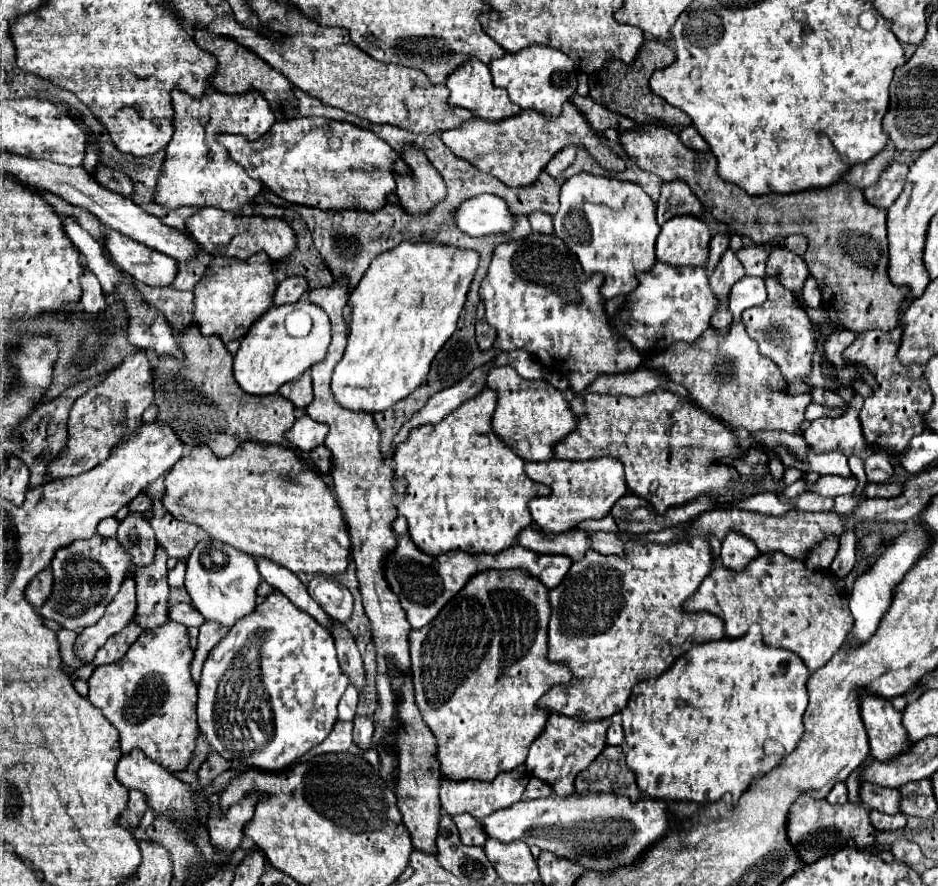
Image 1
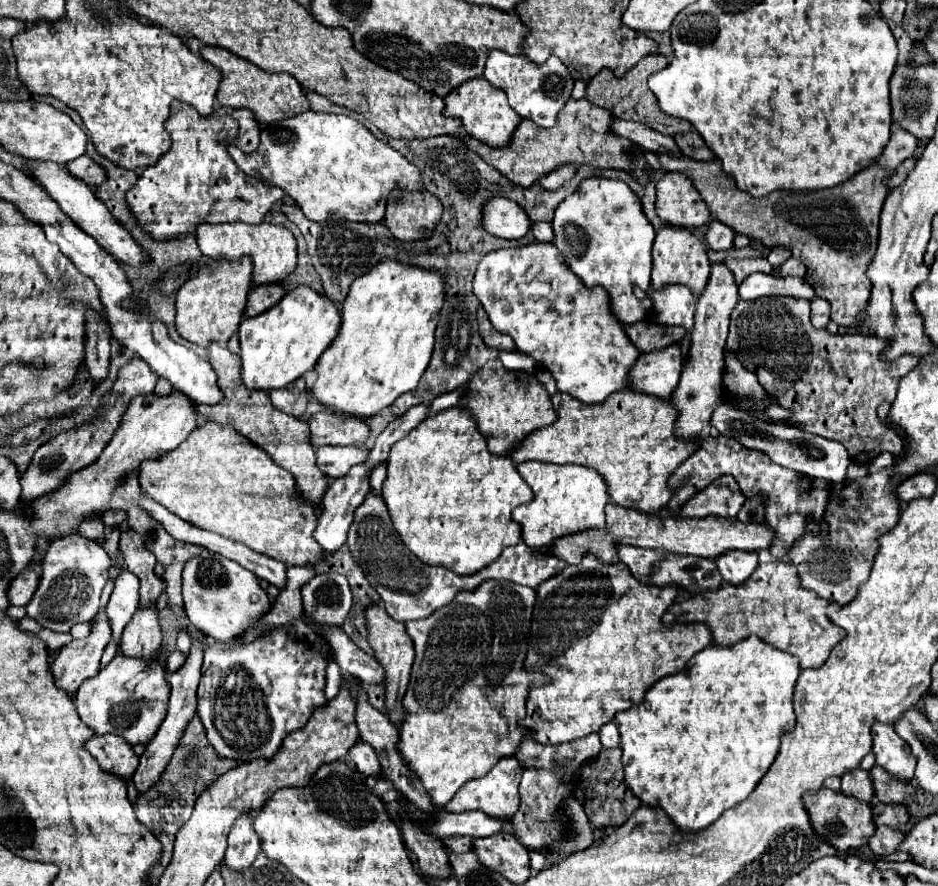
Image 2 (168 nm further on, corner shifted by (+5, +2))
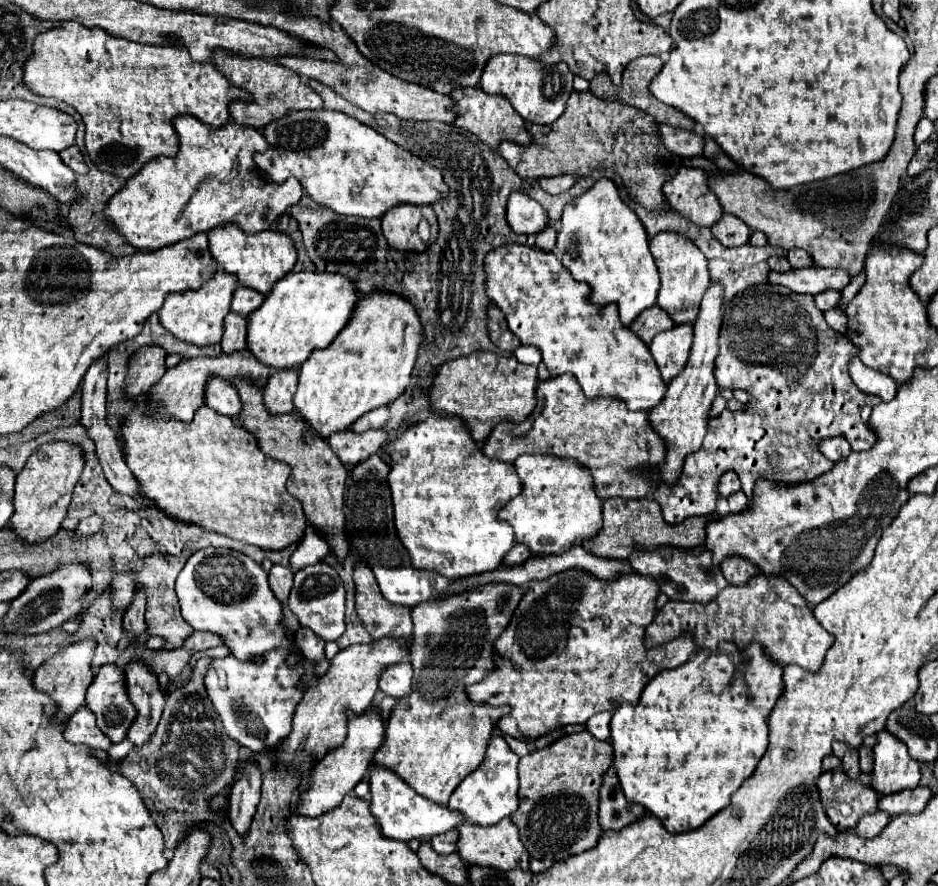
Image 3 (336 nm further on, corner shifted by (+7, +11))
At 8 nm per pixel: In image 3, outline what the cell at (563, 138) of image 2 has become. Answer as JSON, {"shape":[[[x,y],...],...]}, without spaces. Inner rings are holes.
{"shape":[[[572,91],[566,103],[566,109],[560,115],[560,119],[556,119],[556,123],[552,125],[528,123],[528,133],[534,139],[530,145],[524,147],[524,145],[504,141],[498,145],[498,153],[522,179],[540,179],[540,177],[554,177],[554,175],[564,175],[564,173],[580,177],[580,175],[590,175],[598,167],[612,169],[624,177],[624,185],[628,187],[630,197],[634,201],[642,203],[648,209],[664,209],[666,201],[662,195],[662,185],[670,175],[676,173],[676,169],[682,165],[682,159],[666,151],[658,135],[654,135],[656,131],[658,131],[658,123],[650,115],[646,115],[644,111],[632,105],[626,105],[620,101],[604,101],[600,97],[594,97],[590,91],[586,93]]]}

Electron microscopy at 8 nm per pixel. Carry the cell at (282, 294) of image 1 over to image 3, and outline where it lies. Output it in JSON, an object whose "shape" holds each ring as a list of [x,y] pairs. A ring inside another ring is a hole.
{"shape":[[[238,287],[234,291],[234,299],[232,299],[232,311],[238,313],[238,315],[244,315],[248,317],[252,311],[256,311],[262,301],[266,299],[266,295],[260,295],[258,291],[254,289],[248,289],[248,287]]]}

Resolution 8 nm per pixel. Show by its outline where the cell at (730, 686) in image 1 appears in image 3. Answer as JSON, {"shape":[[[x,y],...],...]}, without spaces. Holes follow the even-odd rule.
{"shape":[[[722,641],[718,645],[718,649],[714,649],[714,651],[700,649],[698,653],[692,655],[692,659],[688,659],[682,667],[676,667],[674,671],[668,671],[668,669],[660,671],[648,683],[648,687],[642,691],[638,705],[622,703],[622,707],[616,709],[616,713],[612,715],[612,747],[614,747],[614,765],[616,765],[618,779],[620,779],[620,785],[622,785],[622,791],[626,795],[628,803],[644,805],[646,811],[650,811],[654,817],[658,817],[670,833],[684,833],[684,831],[696,829],[702,823],[706,823],[712,815],[716,815],[720,809],[724,809],[730,803],[732,793],[738,791],[740,785],[754,773],[758,761],[766,753],[766,747],[768,747],[768,715],[770,715],[772,707],[776,705],[776,701],[782,697],[782,691],[784,691],[782,669],[784,667],[780,663],[776,663],[774,659],[770,659],[766,655],[764,647],[758,641],[750,643],[744,649],[738,649],[736,643]]]}

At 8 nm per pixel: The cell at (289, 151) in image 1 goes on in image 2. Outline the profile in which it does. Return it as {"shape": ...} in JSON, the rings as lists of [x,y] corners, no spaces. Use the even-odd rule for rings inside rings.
{"shape":[[[308,110],[304,114],[280,120],[276,126],[260,134],[260,144],[254,154],[244,154],[238,148],[230,148],[232,160],[246,174],[264,180],[270,186],[282,188],[290,194],[296,204],[302,208],[308,220],[350,220],[350,222],[380,222],[384,218],[389,195],[395,188],[404,188],[408,192],[422,190],[420,170],[410,164],[398,150],[394,150],[384,140],[372,136],[372,132],[358,124],[358,120],[344,114],[318,114]]]}

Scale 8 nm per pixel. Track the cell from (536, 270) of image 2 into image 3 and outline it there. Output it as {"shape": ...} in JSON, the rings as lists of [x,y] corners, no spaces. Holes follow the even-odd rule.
{"shape":[[[506,243],[496,247],[486,255],[484,261],[486,273],[486,295],[490,301],[500,307],[506,315],[510,331],[520,339],[522,345],[534,345],[542,353],[542,361],[548,367],[550,375],[570,373],[578,379],[582,391],[588,397],[616,397],[626,403],[630,411],[650,411],[664,397],[666,385],[656,369],[656,363],[648,351],[648,345],[640,341],[626,325],[618,319],[616,303],[596,305],[590,297],[590,287],[586,283],[578,283],[568,275],[560,259],[552,251],[542,251],[528,245]]]}

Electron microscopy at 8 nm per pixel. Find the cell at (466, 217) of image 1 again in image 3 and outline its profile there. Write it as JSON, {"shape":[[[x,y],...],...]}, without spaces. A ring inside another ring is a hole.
{"shape":[[[514,191],[508,197],[506,221],[514,233],[538,233],[548,225],[548,215],[540,203],[520,191]]]}

